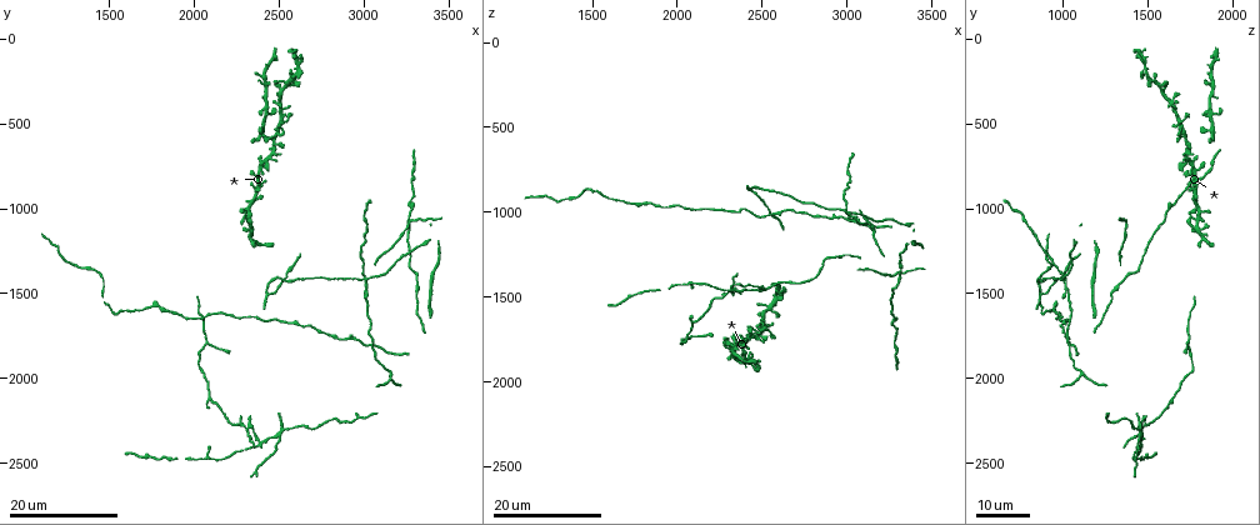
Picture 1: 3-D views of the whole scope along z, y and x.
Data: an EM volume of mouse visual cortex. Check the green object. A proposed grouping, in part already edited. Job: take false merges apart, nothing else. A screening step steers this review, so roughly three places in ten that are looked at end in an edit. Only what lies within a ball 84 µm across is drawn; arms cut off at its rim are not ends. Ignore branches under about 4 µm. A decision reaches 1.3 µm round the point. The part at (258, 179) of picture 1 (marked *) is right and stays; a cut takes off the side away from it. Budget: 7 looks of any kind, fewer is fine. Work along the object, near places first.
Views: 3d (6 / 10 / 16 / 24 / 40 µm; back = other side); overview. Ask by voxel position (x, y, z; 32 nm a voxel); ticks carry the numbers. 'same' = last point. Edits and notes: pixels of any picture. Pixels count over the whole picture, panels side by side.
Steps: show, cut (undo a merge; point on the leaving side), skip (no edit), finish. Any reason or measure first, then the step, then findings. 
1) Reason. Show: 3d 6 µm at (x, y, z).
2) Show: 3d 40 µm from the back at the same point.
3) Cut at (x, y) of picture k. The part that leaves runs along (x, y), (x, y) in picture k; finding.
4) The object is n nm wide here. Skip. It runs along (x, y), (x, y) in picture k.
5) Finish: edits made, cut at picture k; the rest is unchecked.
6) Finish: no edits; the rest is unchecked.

Three arms meet. Show: 3d 16 µm at (2500, 2340, 1460).

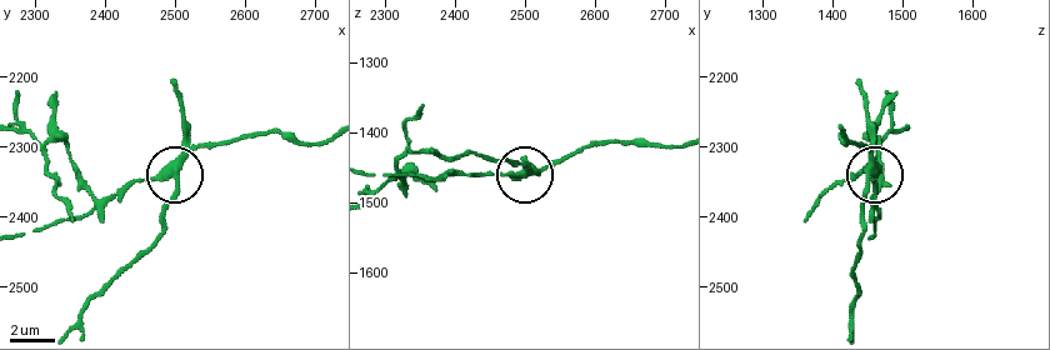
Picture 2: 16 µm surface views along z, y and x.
Show: 3d 10 µm at (2505, 2345, 1450).

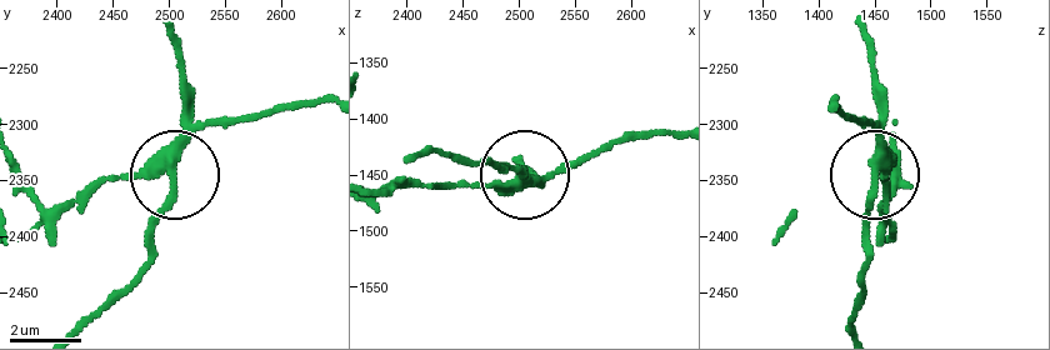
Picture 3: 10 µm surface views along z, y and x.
Cut at (185, 98) of picture 3. The part that leaves runs along (174, 151), (174, 194), (153, 256), (75, 328) in picture 3; two cells meet here.

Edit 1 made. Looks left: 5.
Four or more arms meet. Show: 3d 16 µm at (3040, 1820, 1060).

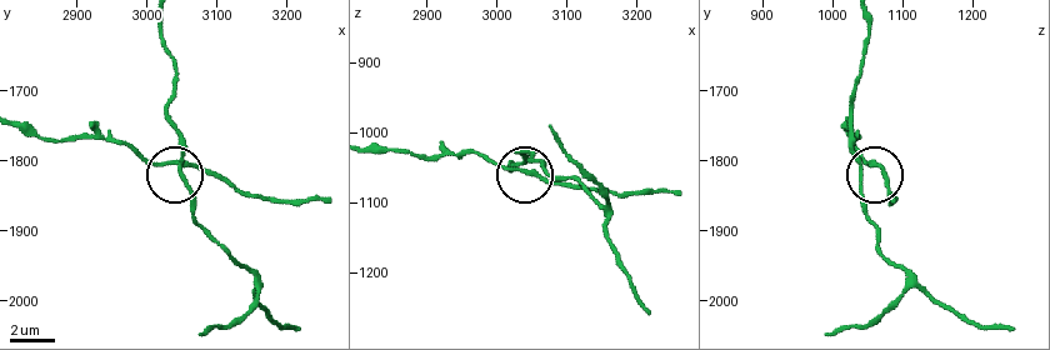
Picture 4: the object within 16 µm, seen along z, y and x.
Show: 3d 10 µm at the same point.

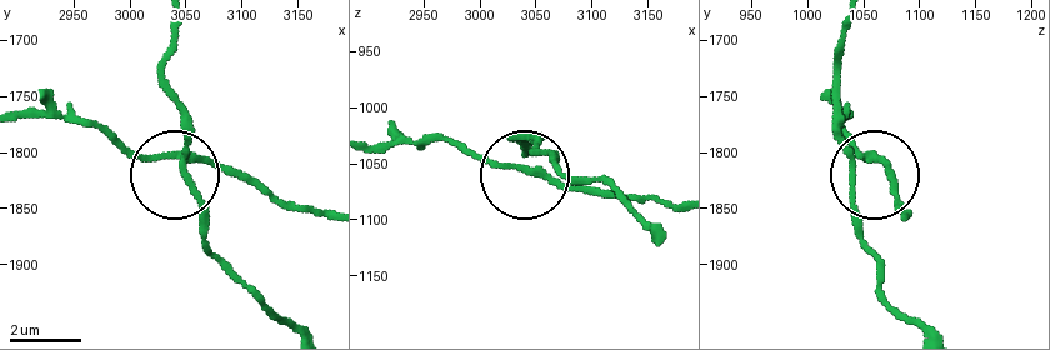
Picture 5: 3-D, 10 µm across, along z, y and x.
The object is 170 nm wide here. Skip. Continuous, no second cell.

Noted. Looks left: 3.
Finish: edits made, cut at picture 3; the rest is unchecked.

